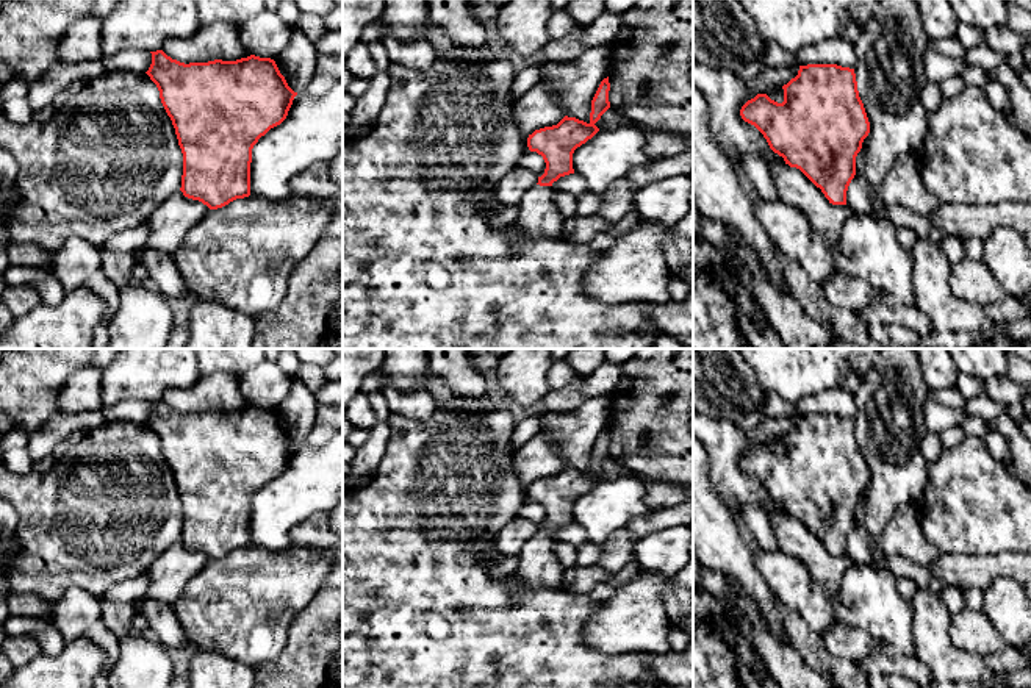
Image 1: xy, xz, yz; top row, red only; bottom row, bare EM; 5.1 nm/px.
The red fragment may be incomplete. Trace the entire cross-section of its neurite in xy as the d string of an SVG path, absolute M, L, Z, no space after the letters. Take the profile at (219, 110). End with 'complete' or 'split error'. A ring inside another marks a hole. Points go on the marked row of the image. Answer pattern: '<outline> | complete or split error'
M163 50L150 52L150 53L152 53L152 64L145 73L150 77L150 80L156 84L156 88L160 91L161 103L163 103L167 116L172 120L172 125L175 128L175 134L178 139L178 145L183 153L183 175L181 175L181 188L180 188L183 195L188 199L202 202L210 210L217 210L217 208L228 205L230 202L233 202L236 199L249 197L250 195L252 149L261 136L264 136L271 128L280 125L286 119L288 111L289 111L297 92L294 92L288 86L285 77L280 73L278 67L277 67L275 61L271 58L260 58L260 56L250 55L247 58L241 58L236 61L214 59L214 61L208 61L208 63L185 64L177 59L172 59Z | complete

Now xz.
M604 78L591 100L590 122L565 116L557 125L535 130L527 138L530 152L537 152L546 163L544 174L538 177L538 183L529 189L518 205L516 228L523 233L515 238L510 249L527 238L559 238L565 224L565 217L554 203L552 183L560 177L574 174L573 153L577 147L591 139L599 128L595 125L601 116L610 108L609 102L610 83Z | split error

